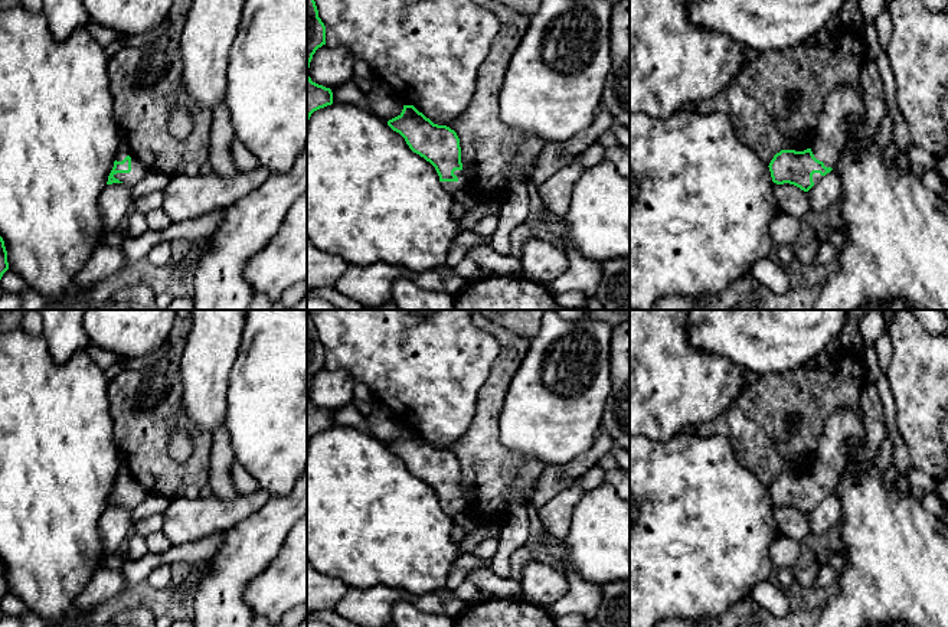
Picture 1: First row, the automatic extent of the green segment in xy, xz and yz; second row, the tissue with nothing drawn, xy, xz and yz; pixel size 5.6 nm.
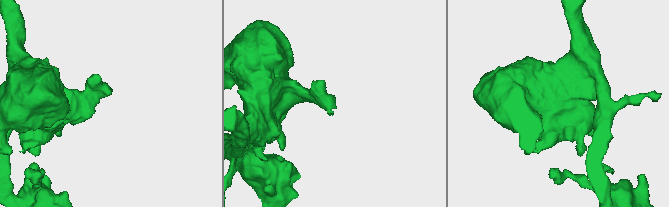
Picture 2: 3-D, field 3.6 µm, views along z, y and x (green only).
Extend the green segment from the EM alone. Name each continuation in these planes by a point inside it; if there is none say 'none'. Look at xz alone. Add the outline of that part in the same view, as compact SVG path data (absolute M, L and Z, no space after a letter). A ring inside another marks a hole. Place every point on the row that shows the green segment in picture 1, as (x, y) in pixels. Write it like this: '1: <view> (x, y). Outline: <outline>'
1: xz (450, 188). Outline: M455 170L454 174L458 177L457 182L441 182L442 189L450 195L467 186L467 174L464 170Z

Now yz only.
1: yz (832, 130). Outline: M849 86L836 89L826 101L818 117L815 135L810 146L814 157L826 167L836 167L839 154L849 134L849 118L860 118L866 114L859 94Z

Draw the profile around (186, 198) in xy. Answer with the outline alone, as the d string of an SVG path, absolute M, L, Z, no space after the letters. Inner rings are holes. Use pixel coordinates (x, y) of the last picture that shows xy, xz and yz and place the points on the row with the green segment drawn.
M264 166L229 177L216 173L187 176L182 172L170 177L164 187L161 209L173 223L194 219L232 205L258 189L269 176L271 172Z

